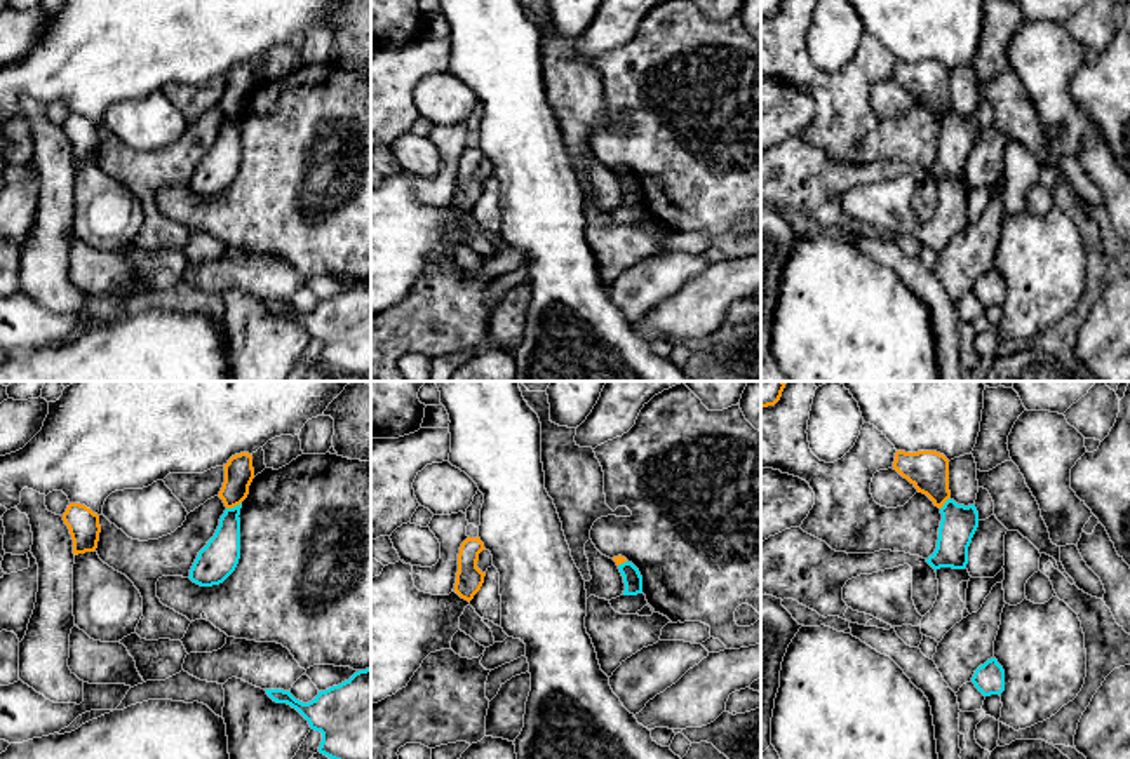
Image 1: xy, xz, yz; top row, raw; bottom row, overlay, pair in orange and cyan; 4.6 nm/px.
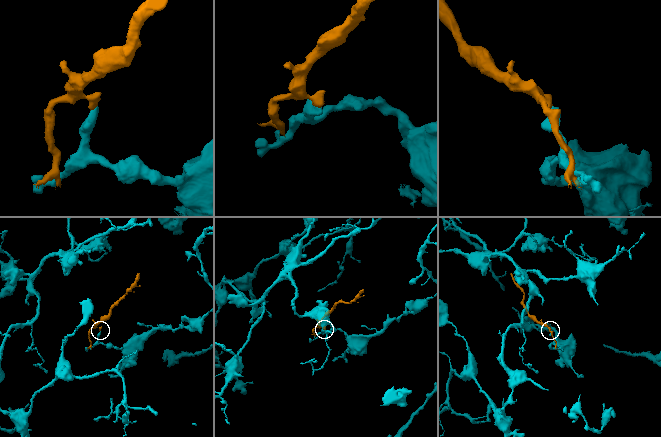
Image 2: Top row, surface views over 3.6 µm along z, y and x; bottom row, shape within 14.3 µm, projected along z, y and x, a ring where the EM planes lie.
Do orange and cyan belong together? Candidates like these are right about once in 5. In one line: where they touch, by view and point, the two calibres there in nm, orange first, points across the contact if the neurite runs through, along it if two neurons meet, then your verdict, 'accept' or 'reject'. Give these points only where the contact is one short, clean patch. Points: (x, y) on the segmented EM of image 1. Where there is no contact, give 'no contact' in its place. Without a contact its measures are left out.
contact xy (234, 505); calibres 140 and 170 nm; reject

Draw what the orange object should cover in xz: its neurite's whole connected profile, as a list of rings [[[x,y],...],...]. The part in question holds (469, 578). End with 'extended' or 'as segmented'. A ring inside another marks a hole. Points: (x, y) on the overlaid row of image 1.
[[[468,536],[460,547],[454,592],[468,602],[484,583],[486,573],[477,568],[479,554],[482,550],[486,548],[479,536]]] | as segmented

